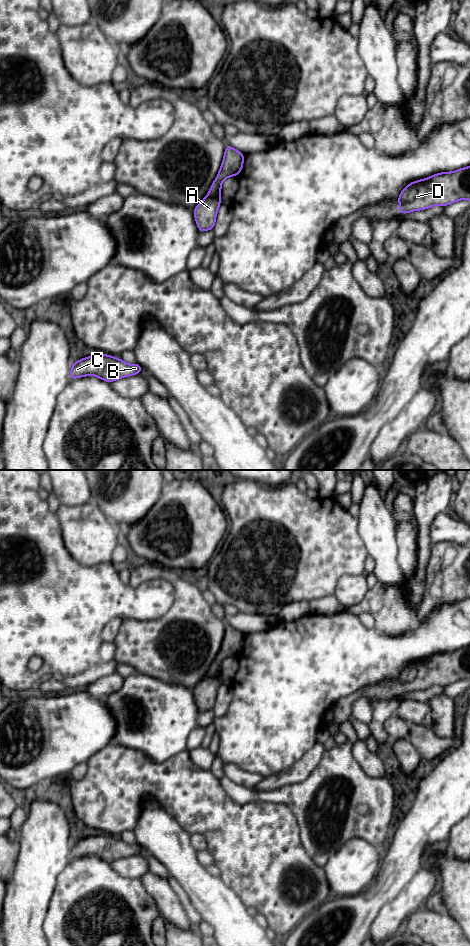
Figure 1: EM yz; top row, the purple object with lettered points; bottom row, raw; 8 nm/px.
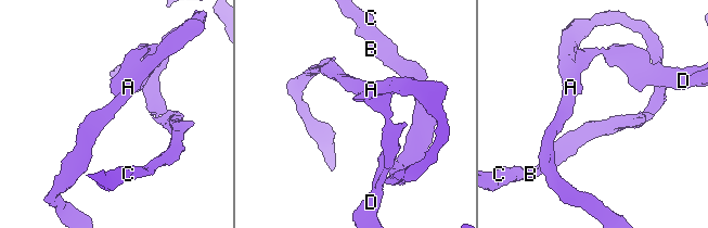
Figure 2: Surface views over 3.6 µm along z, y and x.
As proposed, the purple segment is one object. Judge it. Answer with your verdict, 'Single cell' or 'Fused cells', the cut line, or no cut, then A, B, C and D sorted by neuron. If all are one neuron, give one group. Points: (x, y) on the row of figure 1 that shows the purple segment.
Single cell. No split. Groups: A B C D

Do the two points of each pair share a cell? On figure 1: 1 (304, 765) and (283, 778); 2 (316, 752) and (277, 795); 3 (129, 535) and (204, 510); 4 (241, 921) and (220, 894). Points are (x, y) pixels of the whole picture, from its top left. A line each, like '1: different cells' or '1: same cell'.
1: same cell
2: different cells
3: same cell
4: same cell

